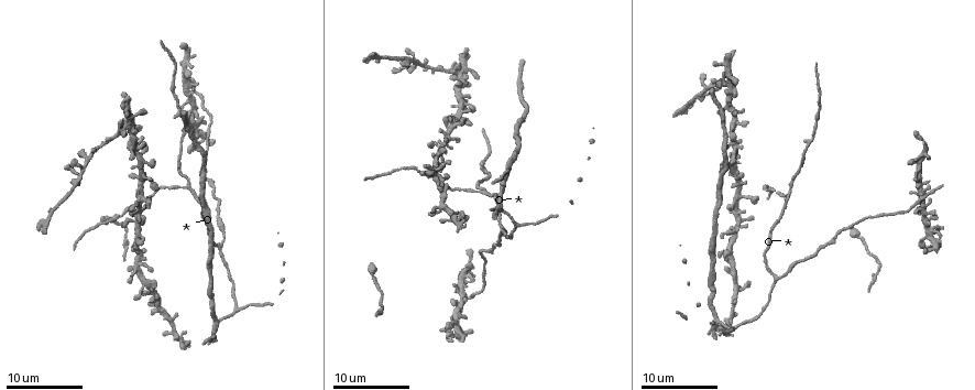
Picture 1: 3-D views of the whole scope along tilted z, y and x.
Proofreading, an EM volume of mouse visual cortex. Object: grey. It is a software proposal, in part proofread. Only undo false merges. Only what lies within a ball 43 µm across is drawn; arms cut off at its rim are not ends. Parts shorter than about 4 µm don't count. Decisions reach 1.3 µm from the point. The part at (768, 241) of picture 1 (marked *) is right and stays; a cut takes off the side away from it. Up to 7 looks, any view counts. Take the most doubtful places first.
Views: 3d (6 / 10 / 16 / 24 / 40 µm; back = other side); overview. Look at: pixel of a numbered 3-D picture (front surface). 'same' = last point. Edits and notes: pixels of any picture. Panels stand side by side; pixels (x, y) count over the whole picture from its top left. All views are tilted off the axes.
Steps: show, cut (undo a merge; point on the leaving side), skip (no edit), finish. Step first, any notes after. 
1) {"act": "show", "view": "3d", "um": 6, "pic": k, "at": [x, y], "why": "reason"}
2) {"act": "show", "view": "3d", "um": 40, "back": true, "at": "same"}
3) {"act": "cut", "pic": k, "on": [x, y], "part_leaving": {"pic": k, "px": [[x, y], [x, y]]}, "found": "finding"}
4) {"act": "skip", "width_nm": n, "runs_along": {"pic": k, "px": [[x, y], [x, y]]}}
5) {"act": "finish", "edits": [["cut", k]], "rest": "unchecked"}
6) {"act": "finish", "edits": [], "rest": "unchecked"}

{"act": "show", "view": "3d", "um": 10, "pic": 1, "at": [483, 192]}

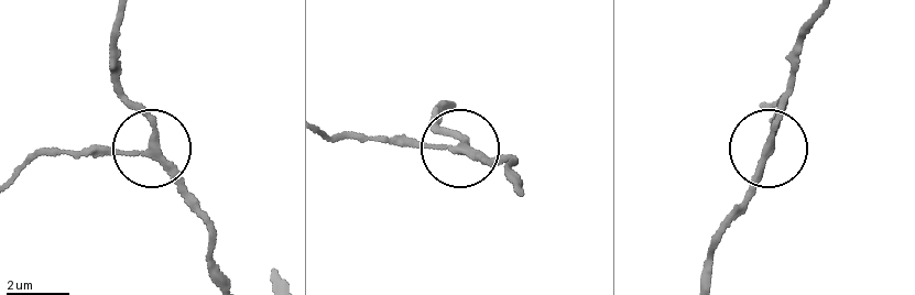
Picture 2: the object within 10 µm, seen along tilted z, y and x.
{"act": "show", "view": "3d", "um": 10, "back": true, "pic": 2, "at": [464, 146]}

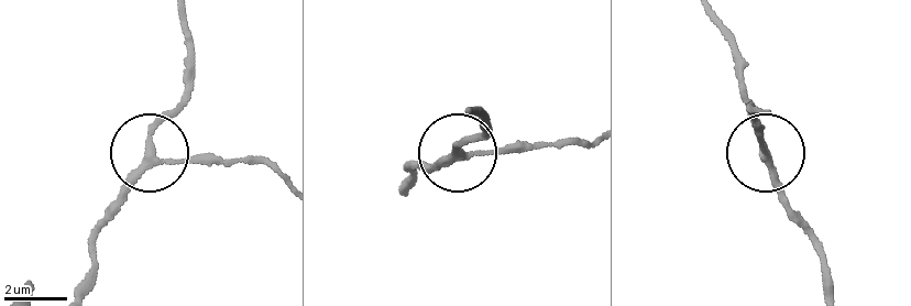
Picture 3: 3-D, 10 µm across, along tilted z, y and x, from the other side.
{"act": "skip", "arms": 3, "runs_along": {"pic": 3, "px": [[830, 287], [816, 239], [785, 201], [743, 85]]}, "found": "one cell here"}

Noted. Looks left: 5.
{"act": "show", "view": "3d", "um": 6, "pic": 1, "at": [775, 281], "why": "three-way junction"}

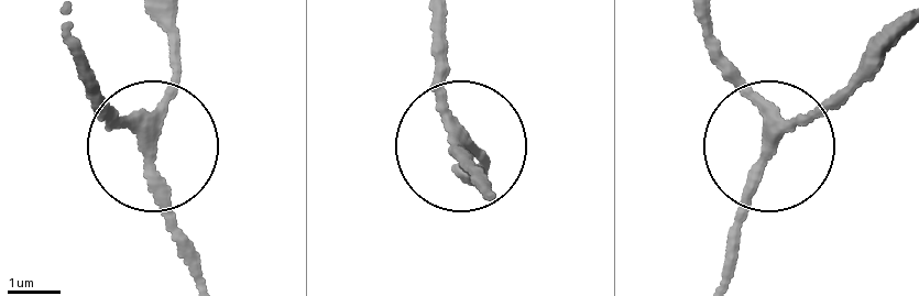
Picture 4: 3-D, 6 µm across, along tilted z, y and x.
{"act": "show", "view": "3d", "um": 6, "back": true, "pic": 4, "at": [772, 135]}

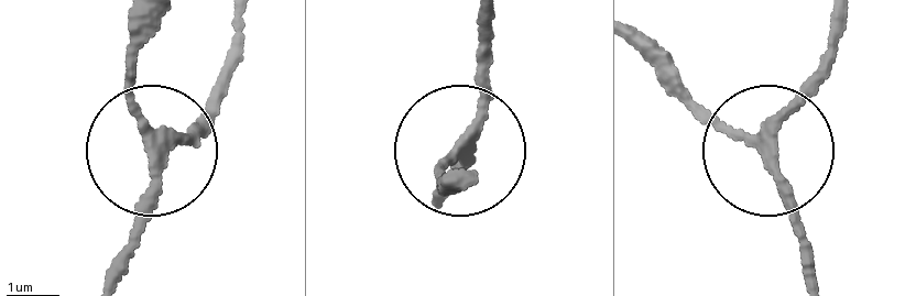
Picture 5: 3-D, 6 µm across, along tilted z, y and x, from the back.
{"act": "skip", "width_nm": 200, "runs_along": {"pic": 5, "px": [[842, 20], [766, 136], [668, 73]]}, "found": "continuous, no second cell"}

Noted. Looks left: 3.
{"act": "show", "view": "3d", "um": 6, "pic": 1, "at": [737, 193], "why": "four or more arms meet"}

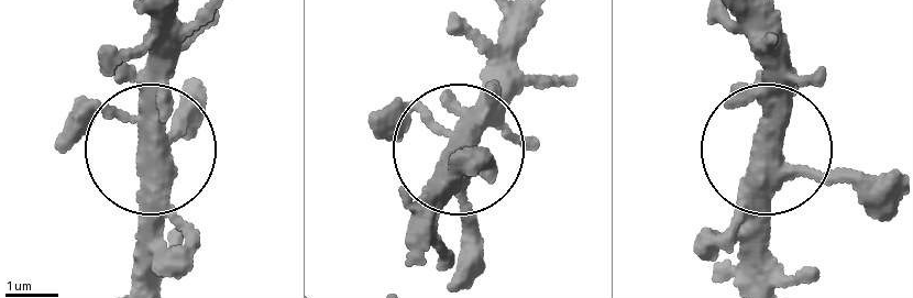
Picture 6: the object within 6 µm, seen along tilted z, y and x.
{"act": "show", "view": "3d", "um": 6, "back": true, "pic": 6, "at": [149, 154], "why": "other side"}

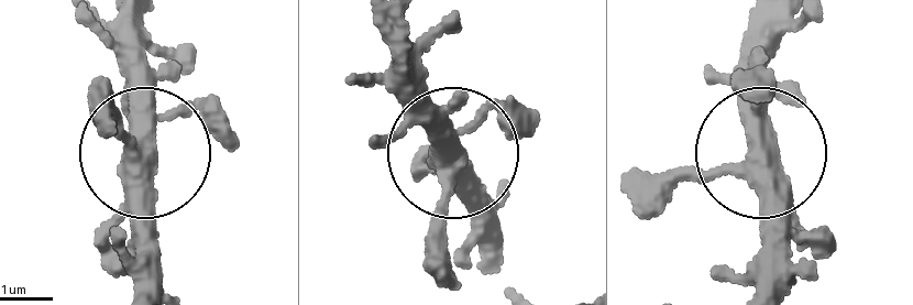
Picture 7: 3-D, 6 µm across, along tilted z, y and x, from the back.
{"act": "skip", "width_nm": 400, "runs_along": {"pic": 7, "px": [[630, 169], [759, 164], [759, 286]]}, "found": "all the same cell"}

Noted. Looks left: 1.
{"act": "finish", "edits": [], "rest": "unchecked"}

